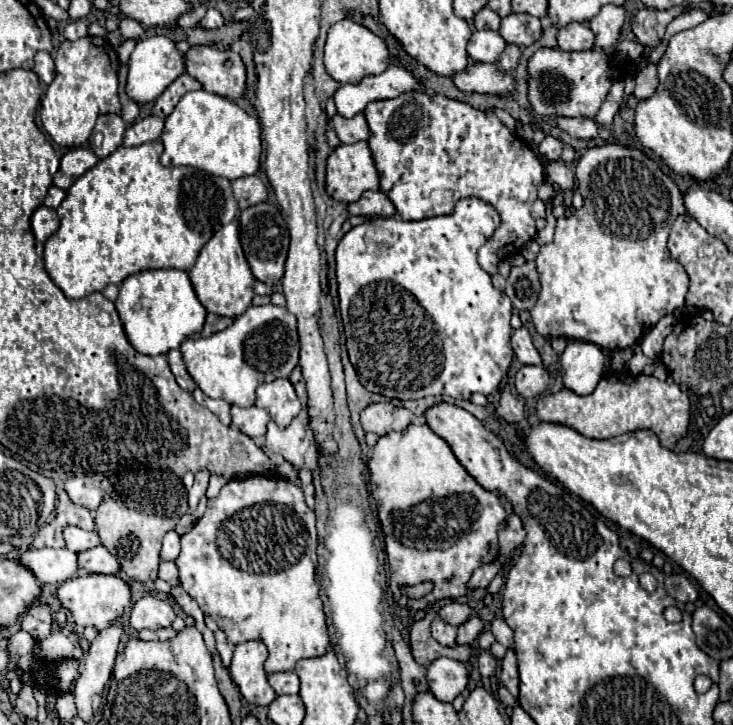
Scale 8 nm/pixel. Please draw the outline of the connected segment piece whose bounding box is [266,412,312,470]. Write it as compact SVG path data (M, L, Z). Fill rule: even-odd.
M300 412L292 424L280 430L272 420L268 422L266 432L266 448L274 454L284 456L296 470L304 466L304 454L312 444L312 432L308 422L304 420L304 412Z

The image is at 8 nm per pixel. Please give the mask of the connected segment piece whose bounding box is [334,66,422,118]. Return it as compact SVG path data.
M388 66L382 74L366 76L356 84L342 84L334 94L334 102L340 116L352 118L362 112L368 102L396 98L416 88L422 90L412 72L402 66Z

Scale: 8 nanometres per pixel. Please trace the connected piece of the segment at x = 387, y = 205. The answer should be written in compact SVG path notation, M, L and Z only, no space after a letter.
M376 190L376 192L364 192L360 196L360 200L348 204L346 210L352 216L358 216L358 214L362 214L362 216L394 216L396 214L394 204L380 190Z

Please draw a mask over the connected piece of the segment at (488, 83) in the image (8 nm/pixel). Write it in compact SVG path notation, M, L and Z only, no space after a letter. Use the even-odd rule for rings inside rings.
M470 62L464 72L456 72L456 76L452 76L452 82L458 90L478 94L508 96L514 90L514 78L506 72L500 72L496 64Z

